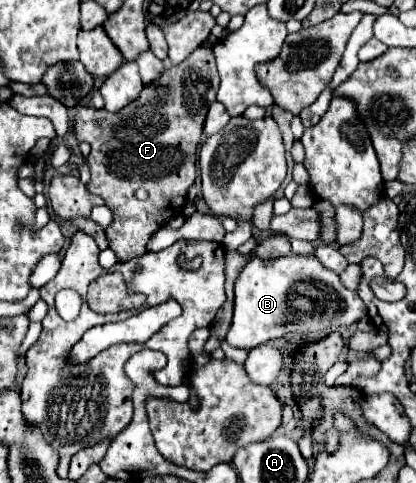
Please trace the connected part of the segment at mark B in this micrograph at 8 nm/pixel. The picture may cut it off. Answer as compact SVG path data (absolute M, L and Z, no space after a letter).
M287 254L273 260L251 258L235 282L235 314L227 342L237 348L255 348L269 340L301 334L319 340L339 326L351 326L367 314L357 294L343 286L337 274L325 268L315 254Z

